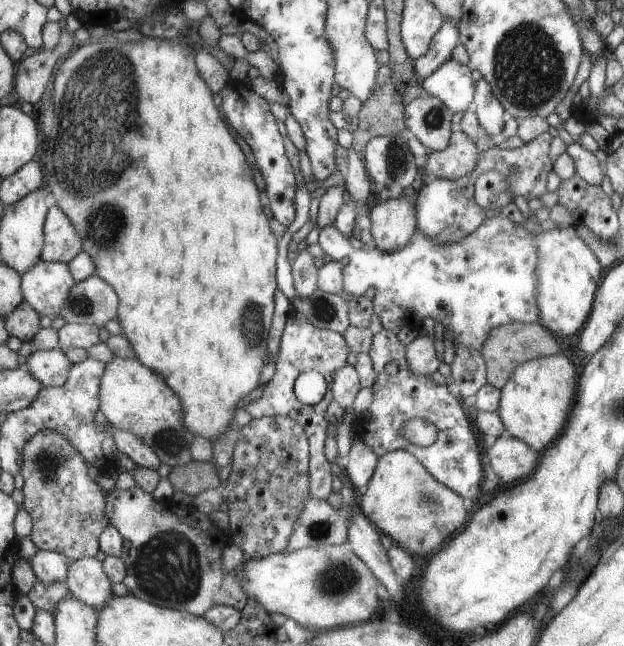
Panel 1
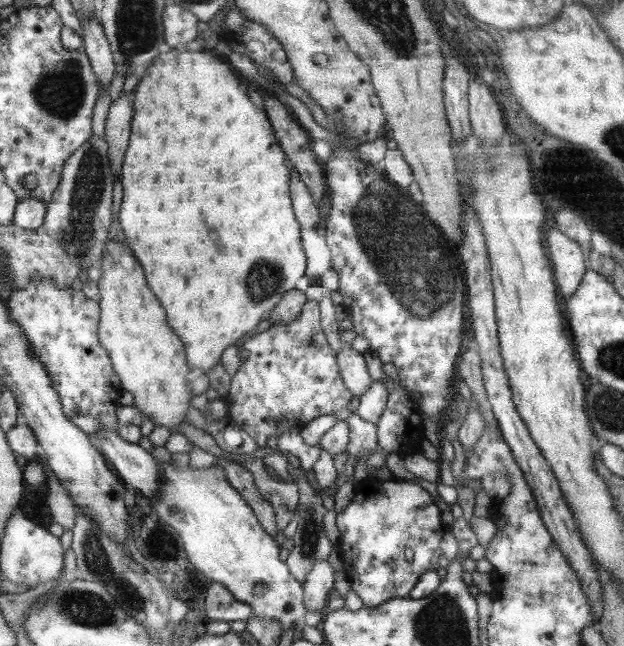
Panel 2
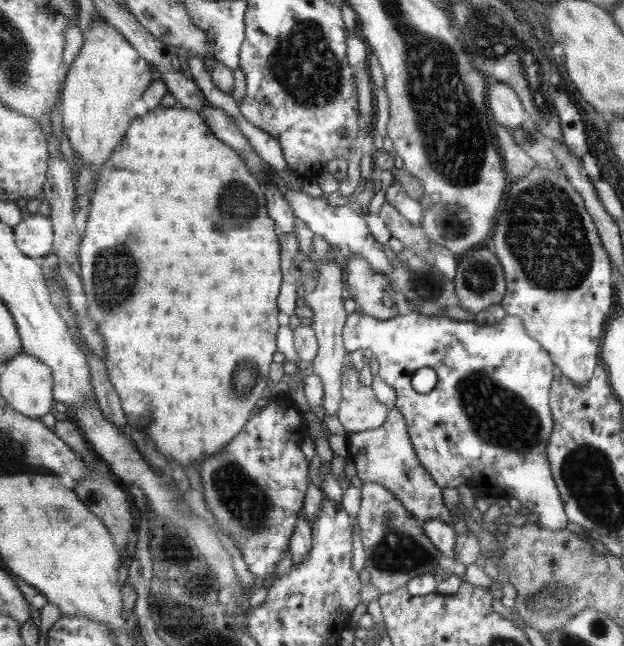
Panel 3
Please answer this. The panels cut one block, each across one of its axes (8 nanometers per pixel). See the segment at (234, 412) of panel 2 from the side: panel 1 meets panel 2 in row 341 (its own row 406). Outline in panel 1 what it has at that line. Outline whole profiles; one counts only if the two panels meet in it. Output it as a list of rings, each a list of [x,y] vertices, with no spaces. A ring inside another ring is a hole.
[[[288,314],[284,329],[280,337],[280,344],[275,361],[275,371],[271,379],[264,384],[261,391],[257,392],[249,403],[244,404],[244,410],[251,416],[251,419],[270,416],[287,416],[292,418],[297,424],[303,427],[303,432],[307,435],[309,447],[308,456],[308,493],[310,497],[317,500],[325,500],[331,492],[331,470],[329,462],[323,456],[323,440],[325,440],[325,422],[323,416],[326,413],[327,404],[333,400],[330,392],[321,398],[317,404],[304,405],[297,400],[293,392],[295,379],[301,372],[319,372],[329,386],[334,380],[335,373],[346,365],[345,357],[349,352],[347,344],[342,334],[327,329],[319,329],[303,318]]]

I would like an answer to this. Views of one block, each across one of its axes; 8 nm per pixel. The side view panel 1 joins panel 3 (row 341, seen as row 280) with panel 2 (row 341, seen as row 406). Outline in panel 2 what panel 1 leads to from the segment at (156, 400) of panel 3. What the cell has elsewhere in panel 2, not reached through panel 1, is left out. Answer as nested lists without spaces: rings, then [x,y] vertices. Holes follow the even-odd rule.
[[[169,49],[155,55],[152,63],[146,67],[146,72],[137,81],[133,95],[135,118],[133,118],[131,146],[123,168],[125,200],[121,210],[121,224],[135,252],[135,260],[139,260],[143,268],[147,268],[147,284],[155,288],[155,296],[159,296],[159,300],[163,300],[163,308],[167,308],[167,320],[171,320],[171,328],[176,334],[179,332],[177,335],[185,345],[187,366],[192,371],[201,370],[201,374],[205,376],[209,368],[219,363],[219,354],[229,344],[239,340],[245,332],[249,332],[259,322],[259,318],[267,310],[271,310],[287,290],[293,288],[295,280],[303,276],[305,256],[301,250],[302,240],[299,240],[300,226],[293,218],[294,210],[291,210],[292,200],[288,189],[289,168],[283,166],[282,148],[279,148],[275,142],[274,129],[266,113],[257,110],[251,104],[251,100],[243,94],[243,90],[239,88],[239,80],[233,76],[231,68],[207,52],[189,50],[178,52],[175,49]]]

